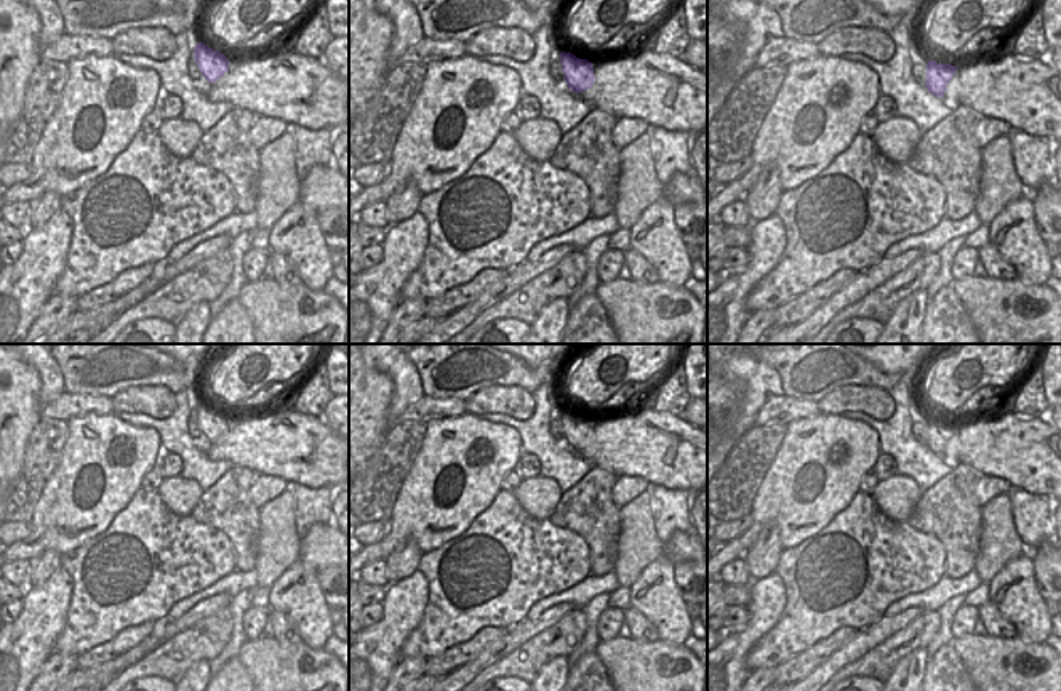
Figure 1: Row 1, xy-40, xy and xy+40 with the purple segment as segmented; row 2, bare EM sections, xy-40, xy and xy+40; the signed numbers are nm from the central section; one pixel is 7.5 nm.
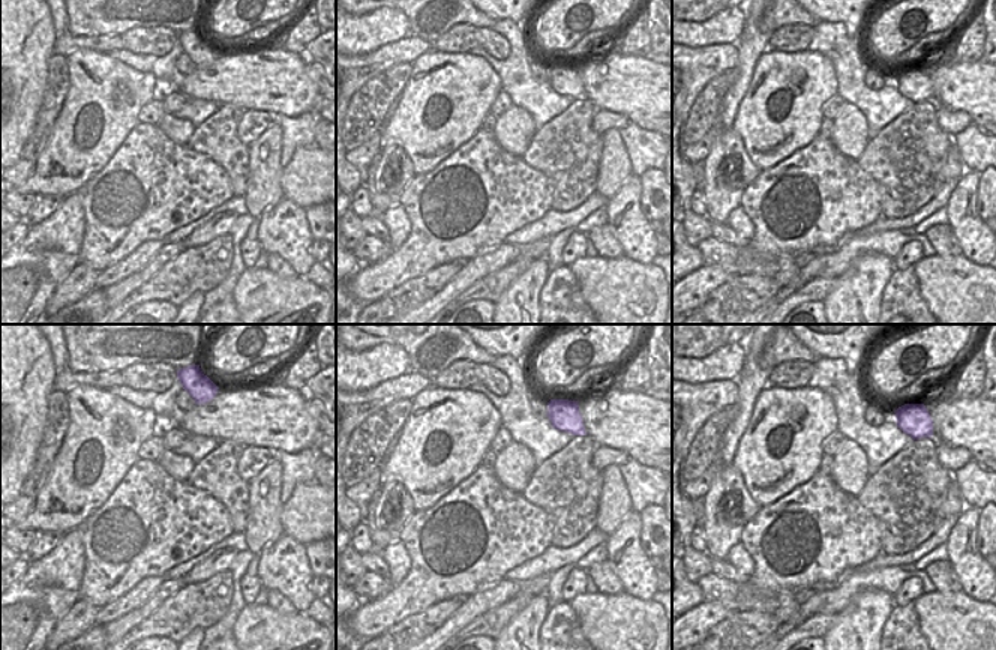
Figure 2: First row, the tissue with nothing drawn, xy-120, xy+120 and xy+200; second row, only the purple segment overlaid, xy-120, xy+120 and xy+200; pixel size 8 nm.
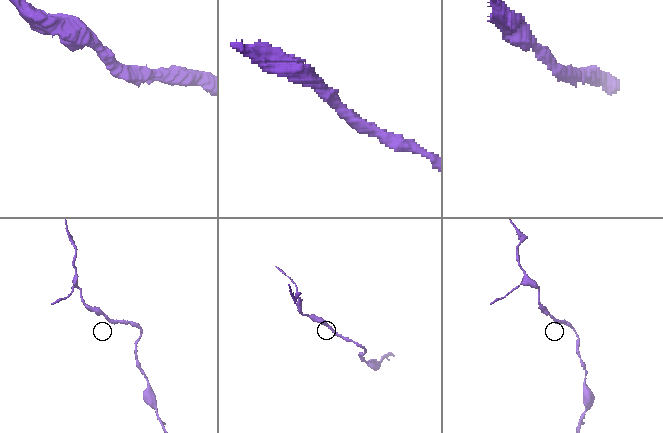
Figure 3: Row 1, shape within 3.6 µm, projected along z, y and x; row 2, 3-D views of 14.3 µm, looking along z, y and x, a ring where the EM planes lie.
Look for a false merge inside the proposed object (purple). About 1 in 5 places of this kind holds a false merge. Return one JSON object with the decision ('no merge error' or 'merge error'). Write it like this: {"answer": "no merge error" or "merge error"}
{"answer": "no merge error"}

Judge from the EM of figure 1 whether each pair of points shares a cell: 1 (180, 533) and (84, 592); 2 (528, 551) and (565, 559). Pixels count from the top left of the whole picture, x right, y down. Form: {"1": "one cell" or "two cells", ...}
{"1": "one cell", "2": "one cell"}

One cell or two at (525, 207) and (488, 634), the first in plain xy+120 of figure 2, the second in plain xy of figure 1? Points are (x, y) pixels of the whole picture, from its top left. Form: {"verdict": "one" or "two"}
{"verdict": "two"}

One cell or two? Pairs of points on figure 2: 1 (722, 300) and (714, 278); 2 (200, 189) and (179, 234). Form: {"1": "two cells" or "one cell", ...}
{"1": "two cells", "2": "two cells"}

